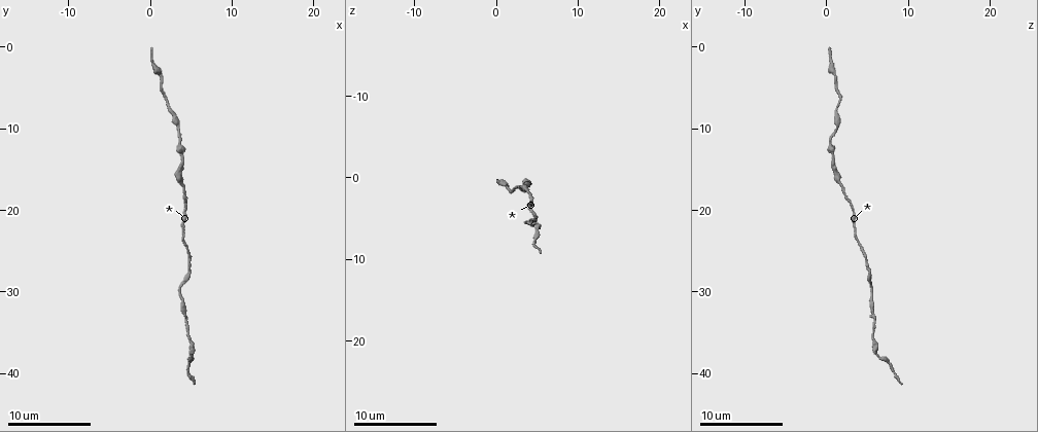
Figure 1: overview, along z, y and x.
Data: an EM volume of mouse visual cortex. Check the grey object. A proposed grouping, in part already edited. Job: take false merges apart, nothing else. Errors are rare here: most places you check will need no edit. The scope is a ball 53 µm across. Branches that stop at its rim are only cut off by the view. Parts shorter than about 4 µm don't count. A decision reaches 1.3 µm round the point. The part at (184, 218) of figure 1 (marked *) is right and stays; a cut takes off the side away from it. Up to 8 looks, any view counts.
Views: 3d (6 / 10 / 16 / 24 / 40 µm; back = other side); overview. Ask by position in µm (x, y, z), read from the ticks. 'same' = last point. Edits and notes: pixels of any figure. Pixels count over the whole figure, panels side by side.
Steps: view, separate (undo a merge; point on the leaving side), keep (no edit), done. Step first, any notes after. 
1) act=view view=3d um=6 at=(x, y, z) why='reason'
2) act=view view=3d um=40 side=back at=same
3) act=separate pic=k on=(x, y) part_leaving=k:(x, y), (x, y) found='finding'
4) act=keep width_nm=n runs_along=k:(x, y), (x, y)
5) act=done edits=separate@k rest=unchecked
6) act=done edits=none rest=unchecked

act=view view=3d um=16 at=(4.4, 33.0, 5.6) why='thick turns thin'

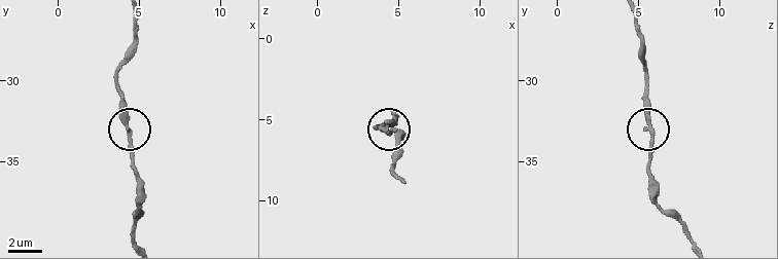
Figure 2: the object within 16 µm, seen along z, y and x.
act=view view=3d um=16 side=back at=(4.4, 33.0, 5.7)

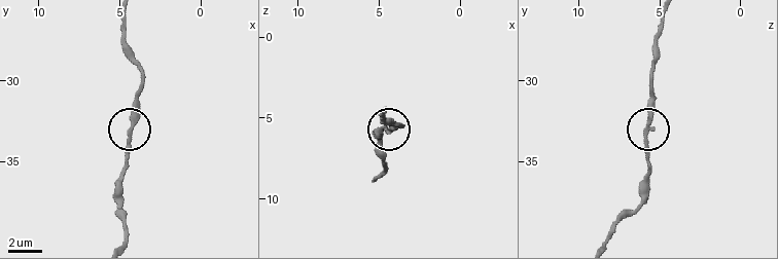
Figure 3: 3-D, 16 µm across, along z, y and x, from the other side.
act=keep found='one cell here'

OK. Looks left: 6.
act=view view=3d um=6 at=(4.0, 28.8, 5.4) why='thick turns thin'

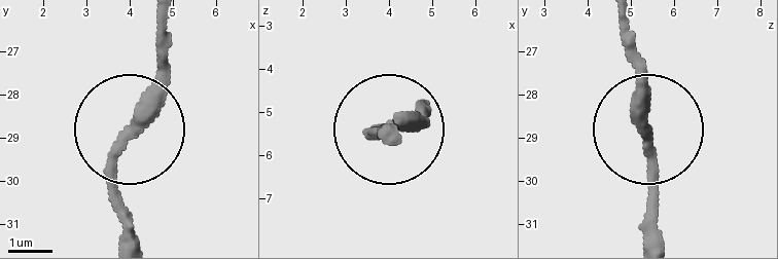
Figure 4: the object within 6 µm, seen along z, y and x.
act=keep runs_along=4:(161, 24), (161, 79), (116, 168), (116, 234) found='continuous, no second cell'

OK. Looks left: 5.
act=view view=3d um=6 at=(3.8, 16.6, 1.8)

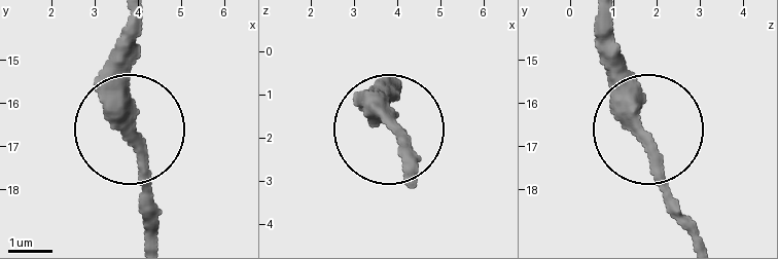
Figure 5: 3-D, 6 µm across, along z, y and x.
act=keep runs_along=5:(147, 242), (126, 119), (126, 21) found='all the same cell'

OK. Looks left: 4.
act=view view=3d um=10 at=(3.6, 10.2, 1.2) why='calibre changes'

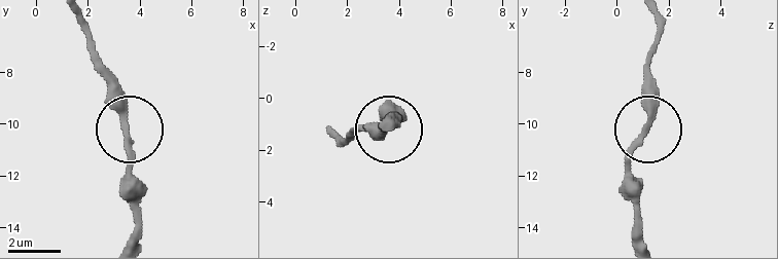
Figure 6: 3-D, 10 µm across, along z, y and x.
act=keep width_nm=270 runs_along=6:(641, 236), (630, 156), (650, 123), (650, 66) found='one cell here'

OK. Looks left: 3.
act=done edits=none rest=unchecked

